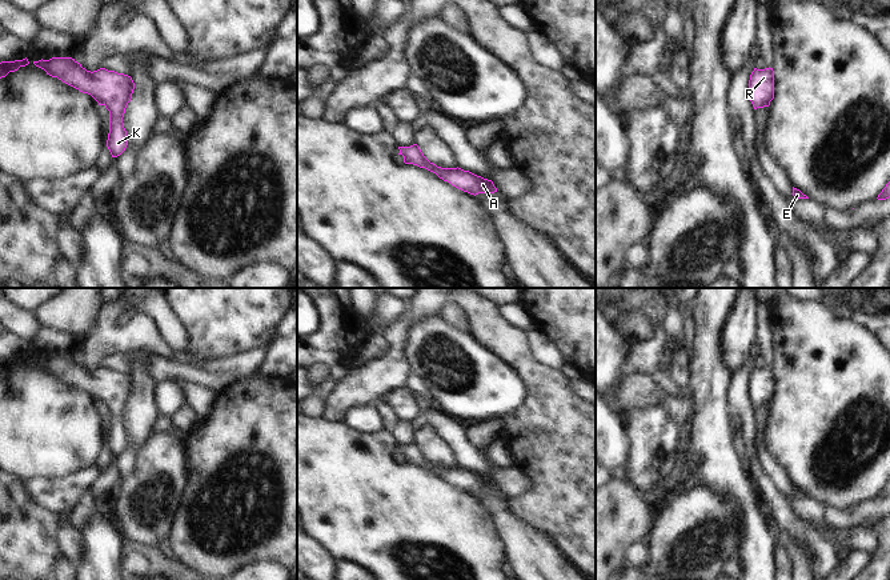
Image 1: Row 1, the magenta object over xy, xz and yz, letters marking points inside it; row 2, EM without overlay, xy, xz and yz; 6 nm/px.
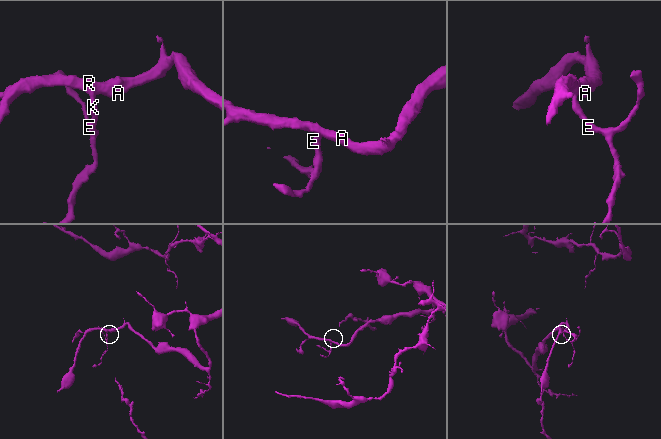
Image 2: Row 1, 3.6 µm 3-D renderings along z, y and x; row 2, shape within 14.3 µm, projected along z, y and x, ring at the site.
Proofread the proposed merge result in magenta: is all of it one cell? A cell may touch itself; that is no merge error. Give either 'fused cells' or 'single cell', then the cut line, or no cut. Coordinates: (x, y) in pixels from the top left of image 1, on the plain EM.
single cell; no cut

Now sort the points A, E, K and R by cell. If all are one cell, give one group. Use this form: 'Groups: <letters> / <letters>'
Groups: A E K R

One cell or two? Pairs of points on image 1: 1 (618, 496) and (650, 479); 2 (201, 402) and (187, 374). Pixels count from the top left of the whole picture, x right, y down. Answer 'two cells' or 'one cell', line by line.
1: two cells
2: two cells

